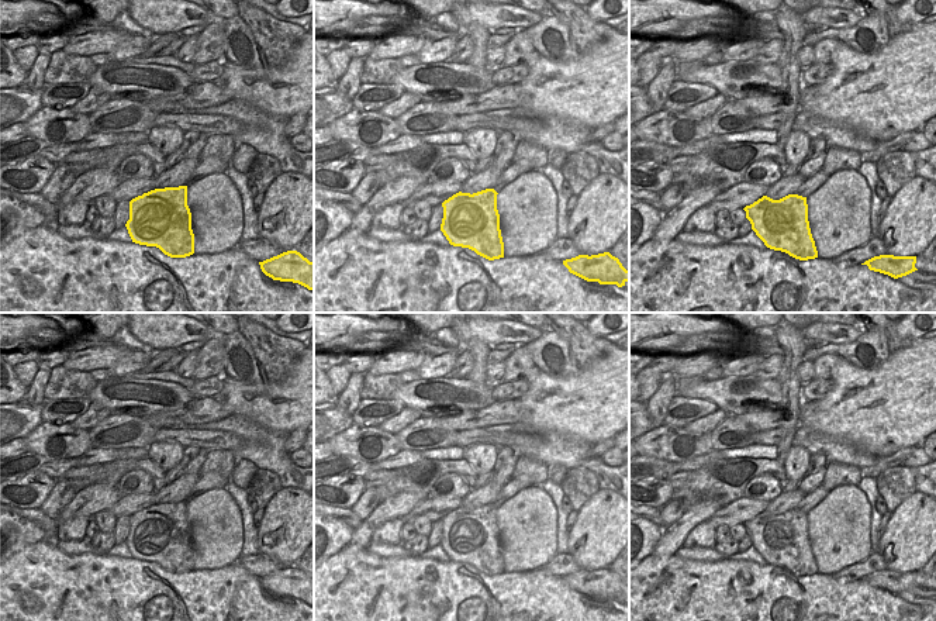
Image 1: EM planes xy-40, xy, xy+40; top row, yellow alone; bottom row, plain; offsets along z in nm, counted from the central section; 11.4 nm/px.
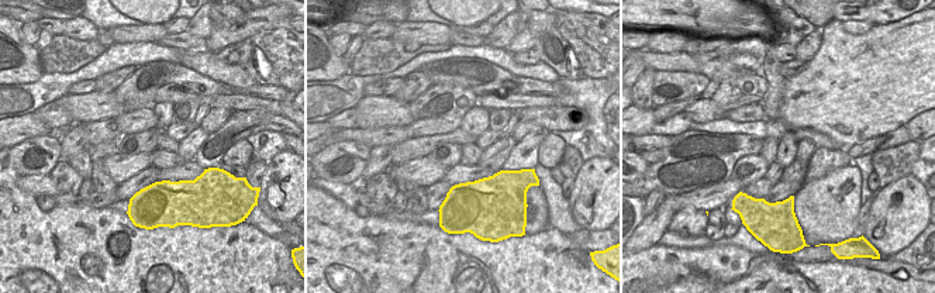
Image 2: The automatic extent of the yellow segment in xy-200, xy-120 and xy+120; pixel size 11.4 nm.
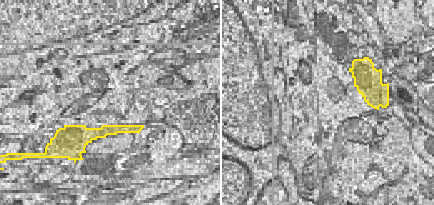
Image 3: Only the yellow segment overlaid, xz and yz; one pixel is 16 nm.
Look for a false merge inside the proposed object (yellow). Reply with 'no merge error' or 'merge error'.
merge error

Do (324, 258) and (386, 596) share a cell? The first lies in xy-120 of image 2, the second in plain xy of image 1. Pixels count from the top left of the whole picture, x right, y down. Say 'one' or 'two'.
one

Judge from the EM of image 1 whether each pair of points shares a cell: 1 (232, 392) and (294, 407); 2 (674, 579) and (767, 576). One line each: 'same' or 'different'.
1: same
2: same

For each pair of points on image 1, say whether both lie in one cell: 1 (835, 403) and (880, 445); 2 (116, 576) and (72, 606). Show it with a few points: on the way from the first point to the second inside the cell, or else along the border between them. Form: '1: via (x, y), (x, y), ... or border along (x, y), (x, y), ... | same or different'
1: via (846, 411), (869, 434) | same
2: via (104, 587), (83, 606) | same

